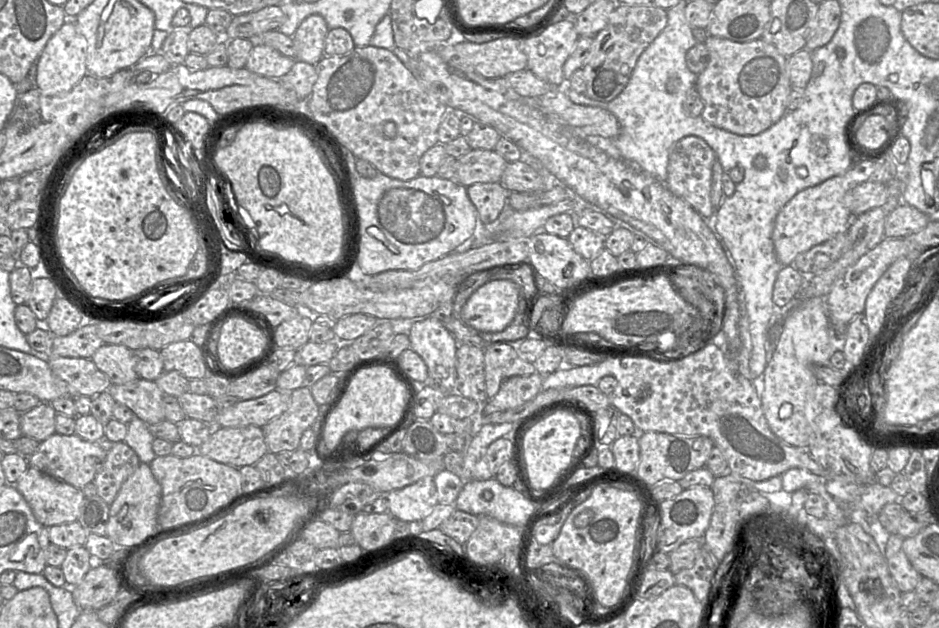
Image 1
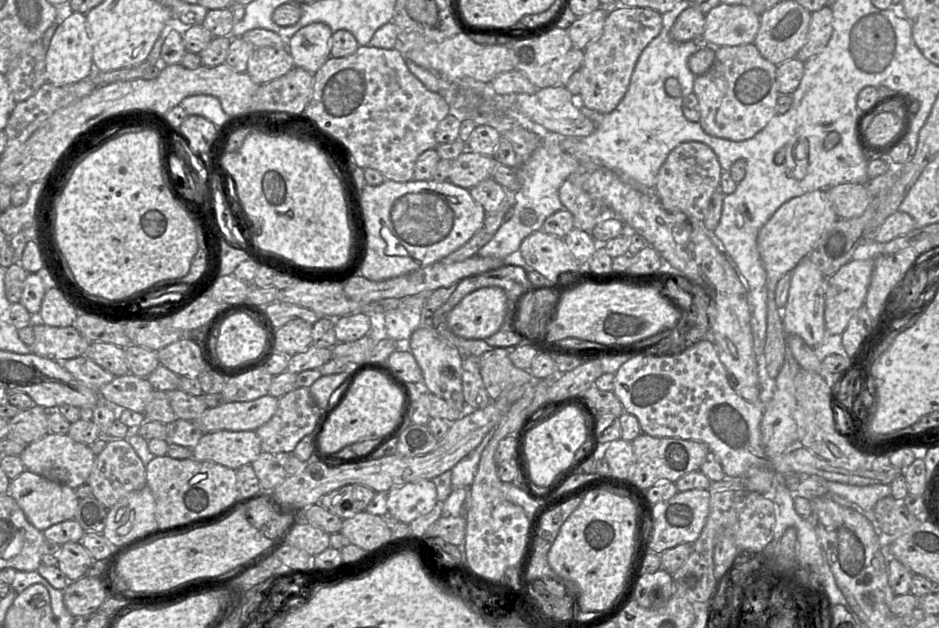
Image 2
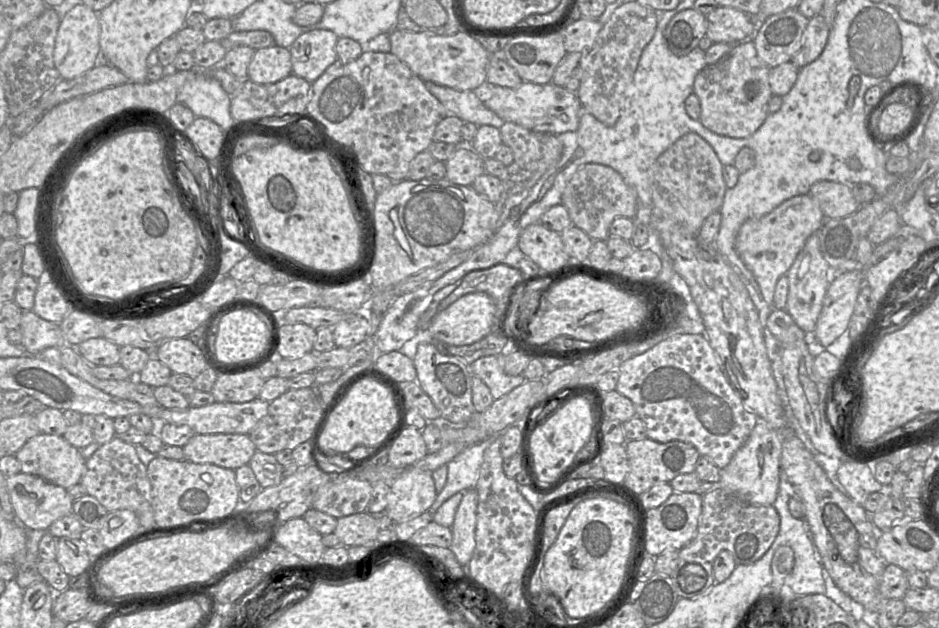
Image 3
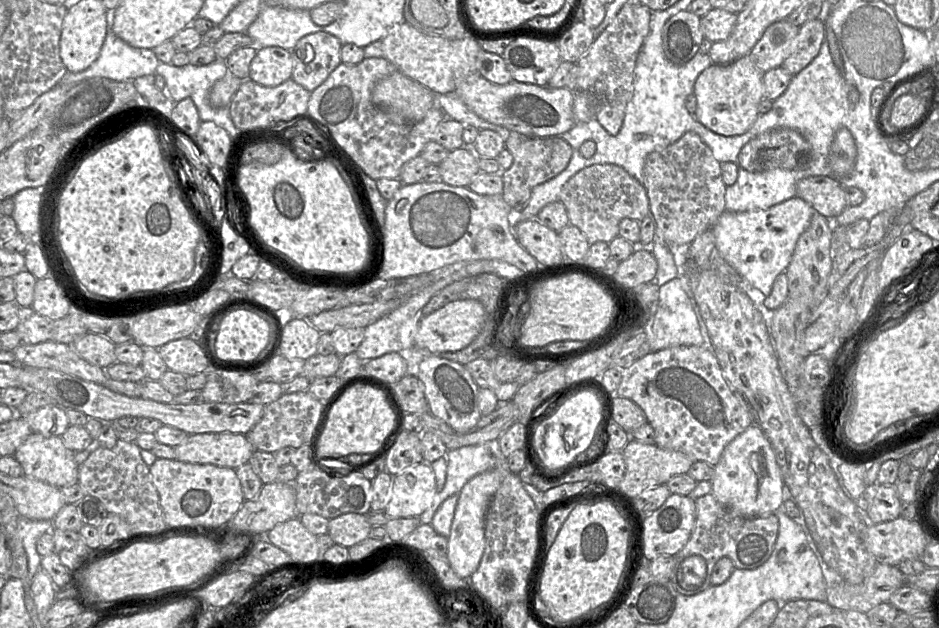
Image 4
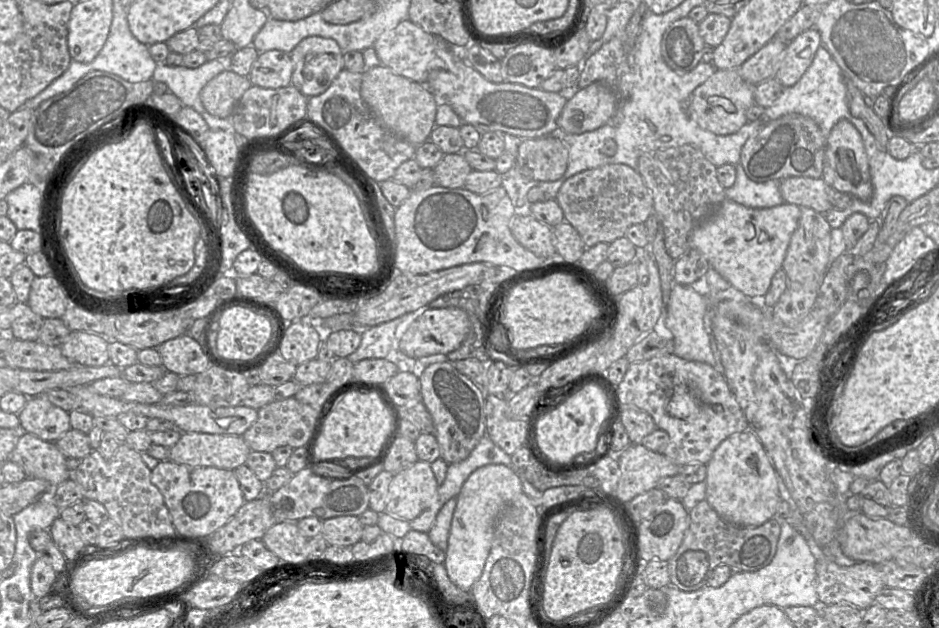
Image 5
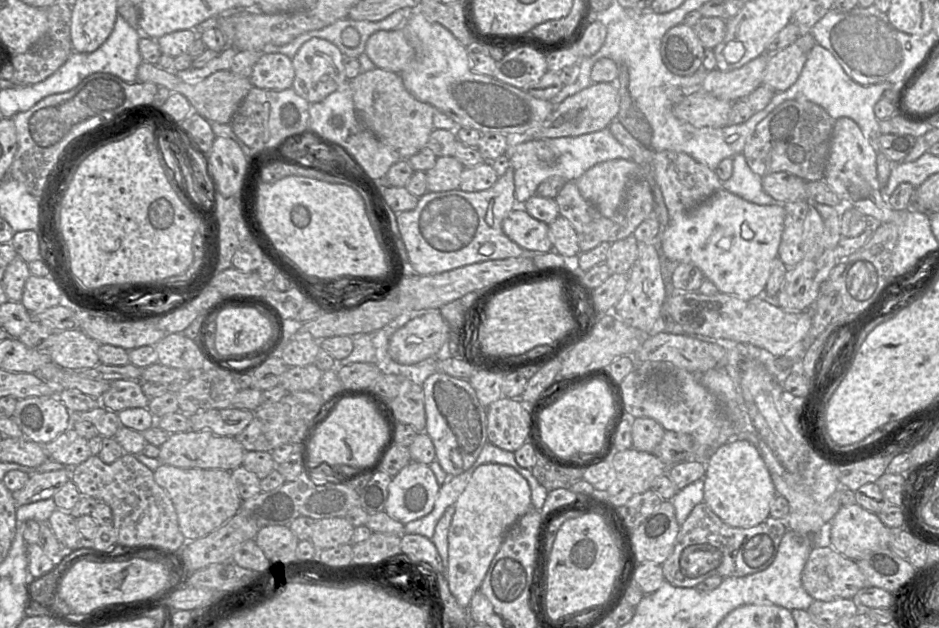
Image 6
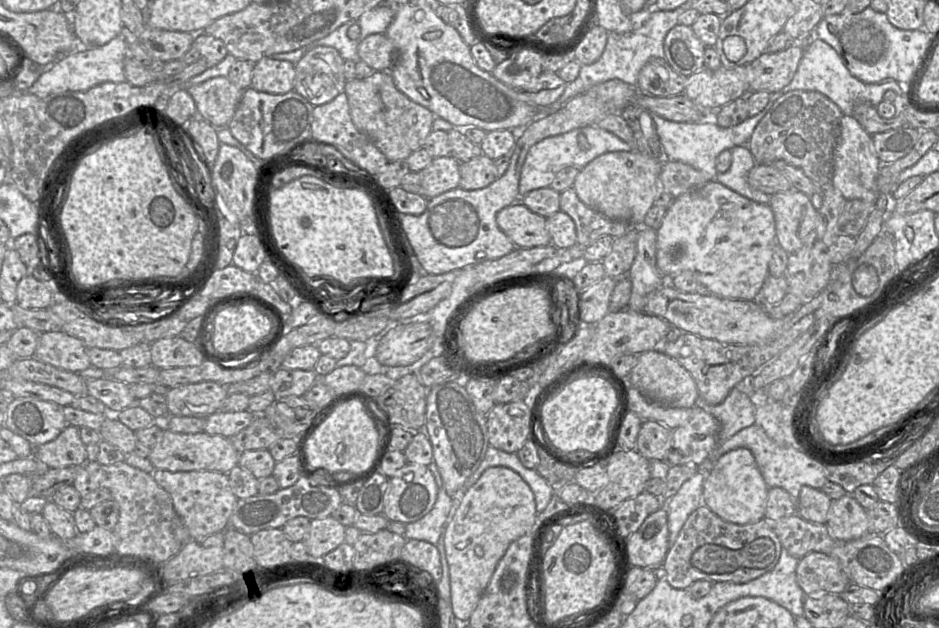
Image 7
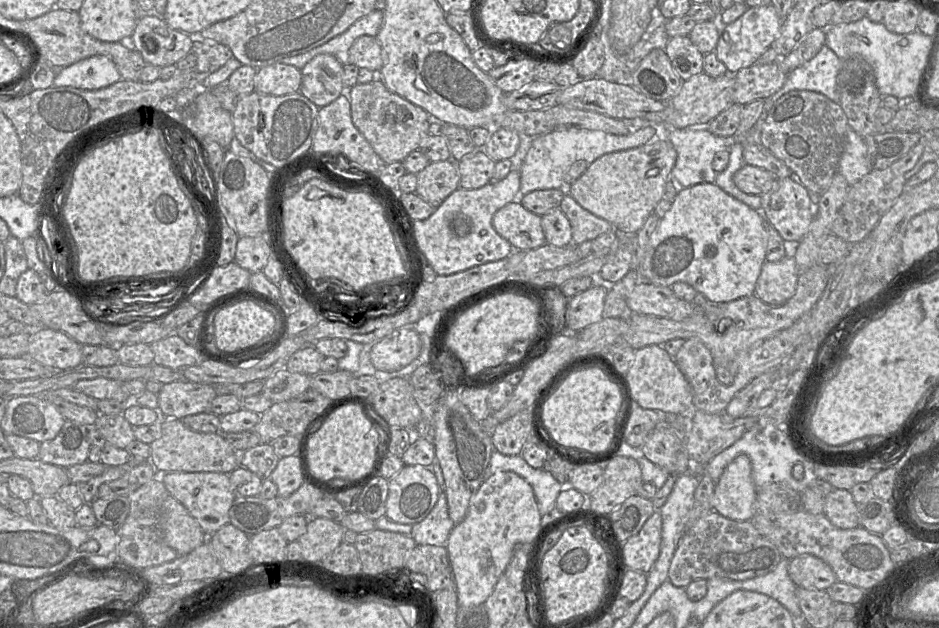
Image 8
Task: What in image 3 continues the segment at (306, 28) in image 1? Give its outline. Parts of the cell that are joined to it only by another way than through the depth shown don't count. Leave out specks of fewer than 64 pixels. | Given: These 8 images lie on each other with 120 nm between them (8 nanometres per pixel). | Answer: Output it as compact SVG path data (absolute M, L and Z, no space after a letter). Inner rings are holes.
M326 29L301 34L290 46L292 74L313 83L337 59L338 36Z

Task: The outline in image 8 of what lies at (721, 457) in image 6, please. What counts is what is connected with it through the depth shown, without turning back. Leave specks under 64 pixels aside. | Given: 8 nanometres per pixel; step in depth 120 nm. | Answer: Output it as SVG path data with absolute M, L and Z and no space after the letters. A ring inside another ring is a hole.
M738 455L715 484L712 509L735 521L751 521L755 515L757 488L752 480L749 457Z

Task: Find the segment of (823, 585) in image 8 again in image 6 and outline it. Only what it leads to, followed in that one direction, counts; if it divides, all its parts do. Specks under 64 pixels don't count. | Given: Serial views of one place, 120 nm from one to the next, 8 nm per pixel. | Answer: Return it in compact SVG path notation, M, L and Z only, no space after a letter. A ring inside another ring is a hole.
M813 546L810 552L810 555L808 557L808 560L803 568L802 575L801 575L801 581L802 581L802 586L805 589L805 591L814 599L814 600L819 600L819 601L832 601L834 599L852 599L857 592L864 588L864 587L873 587L873 586L867 586L867 579L864 576L864 574L861 572L859 569L857 562L849 559L842 554L838 553L832 546Z

